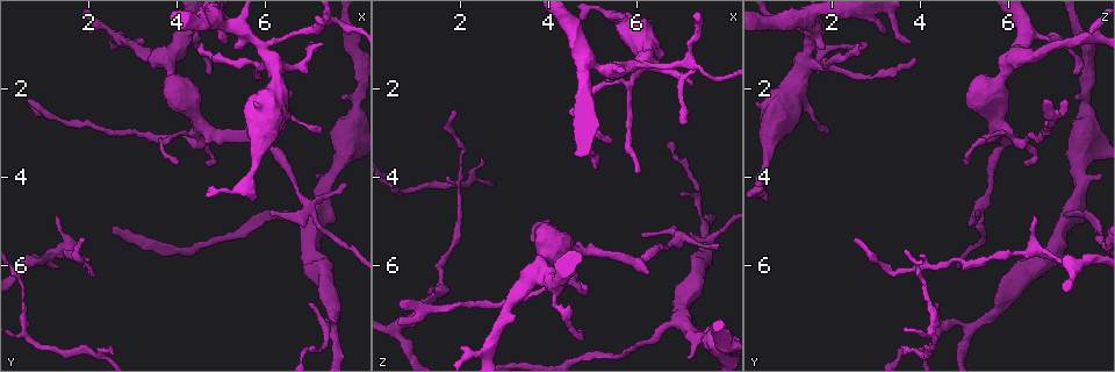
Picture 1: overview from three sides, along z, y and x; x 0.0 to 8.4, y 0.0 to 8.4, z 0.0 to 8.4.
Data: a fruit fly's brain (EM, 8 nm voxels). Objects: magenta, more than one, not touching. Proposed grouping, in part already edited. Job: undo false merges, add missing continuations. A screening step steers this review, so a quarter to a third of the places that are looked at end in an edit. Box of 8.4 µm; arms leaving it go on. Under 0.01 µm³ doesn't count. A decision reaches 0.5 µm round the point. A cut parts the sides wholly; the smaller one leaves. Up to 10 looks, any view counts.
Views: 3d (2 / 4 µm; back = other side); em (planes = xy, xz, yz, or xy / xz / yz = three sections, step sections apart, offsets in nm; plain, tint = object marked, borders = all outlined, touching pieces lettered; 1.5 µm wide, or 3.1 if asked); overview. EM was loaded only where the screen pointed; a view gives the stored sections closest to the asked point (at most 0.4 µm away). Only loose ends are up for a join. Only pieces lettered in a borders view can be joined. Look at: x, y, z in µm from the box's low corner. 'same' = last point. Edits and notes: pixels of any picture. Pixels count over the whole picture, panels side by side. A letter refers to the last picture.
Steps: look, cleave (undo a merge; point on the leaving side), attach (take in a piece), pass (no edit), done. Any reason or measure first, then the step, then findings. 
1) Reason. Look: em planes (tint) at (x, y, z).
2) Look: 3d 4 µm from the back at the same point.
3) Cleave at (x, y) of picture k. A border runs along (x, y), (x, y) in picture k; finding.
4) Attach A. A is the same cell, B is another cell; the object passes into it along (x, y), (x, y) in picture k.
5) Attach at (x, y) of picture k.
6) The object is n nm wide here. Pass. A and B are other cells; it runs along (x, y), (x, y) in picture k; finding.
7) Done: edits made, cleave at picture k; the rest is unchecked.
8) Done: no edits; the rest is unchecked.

Thin end. Look: 3d 2 µm at (1.30, 4.90, 6.55).

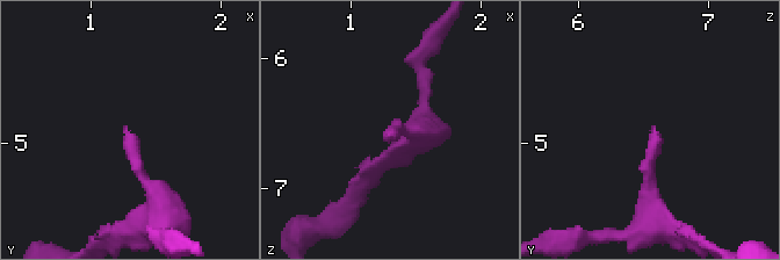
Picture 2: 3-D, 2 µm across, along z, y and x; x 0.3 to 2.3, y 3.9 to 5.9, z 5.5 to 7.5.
Now the EM. Look: em planes (borders) at (1.26, 4.90, 6.60).

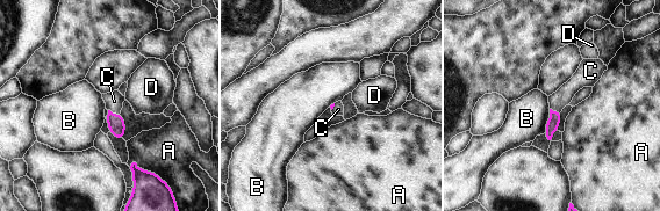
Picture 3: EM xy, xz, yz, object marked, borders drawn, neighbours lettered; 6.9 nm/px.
The longest contact is with A, 200 nm. Attach C. C is the same cell, A, B and D are other cells; the object passes into it along (117, 131), (114, 114), (114, 101) in picture 3; it goes on there.

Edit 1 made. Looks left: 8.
Redraw. Look: overview.

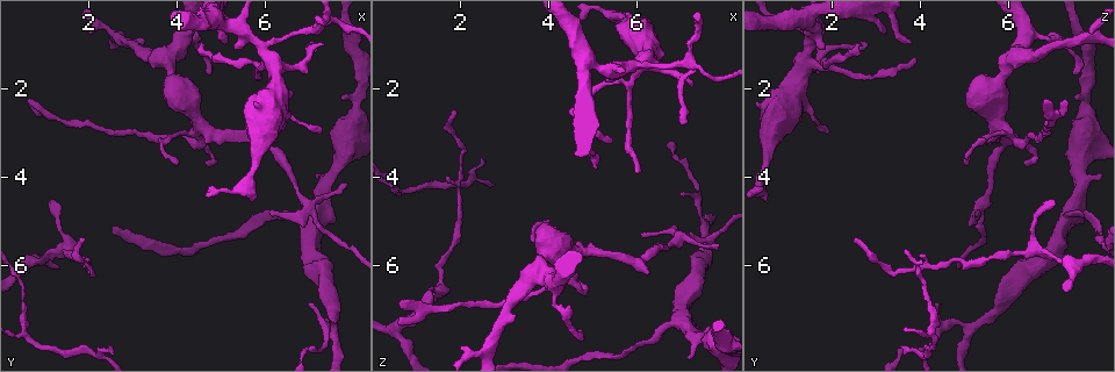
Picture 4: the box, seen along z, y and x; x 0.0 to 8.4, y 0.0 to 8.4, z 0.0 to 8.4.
Three arms meet. Look: 3d 2 µm from the back at (4.05, 3.10, 6.45).

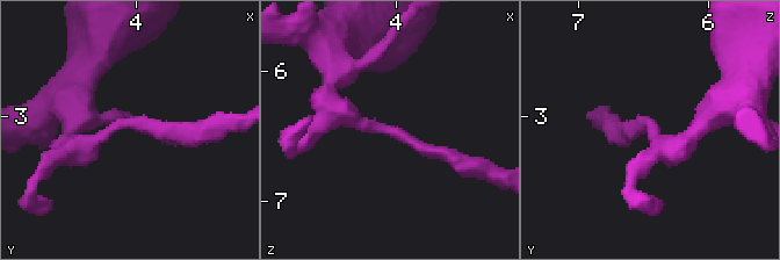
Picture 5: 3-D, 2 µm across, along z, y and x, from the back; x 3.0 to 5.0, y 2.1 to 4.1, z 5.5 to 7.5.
3 arms meet here; the arms are 160, 170, 300 nm wide. Look: em xz step 4 (tint) at (4.12, 3.04, 6.40).

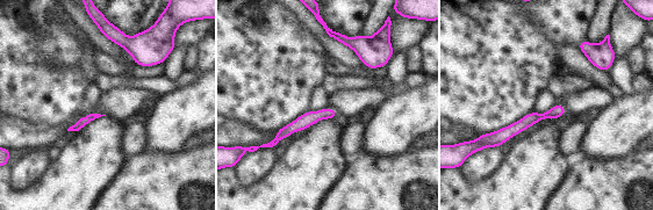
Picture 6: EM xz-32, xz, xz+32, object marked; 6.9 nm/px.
Another direction. Look: em planes (borders) at the same point.

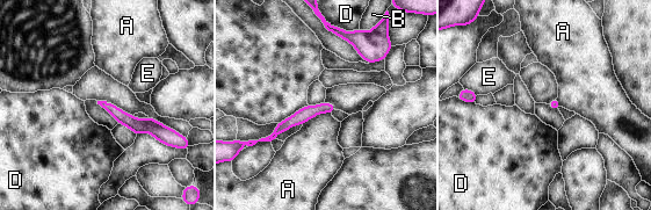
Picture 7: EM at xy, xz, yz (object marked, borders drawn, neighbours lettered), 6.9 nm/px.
The object is 80 nm wide here. Pass. A, B, D and E are other cells; all the same cell.

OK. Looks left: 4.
Thin end. Look: em planes (tint) at (4.70, 1.70, 7.55).

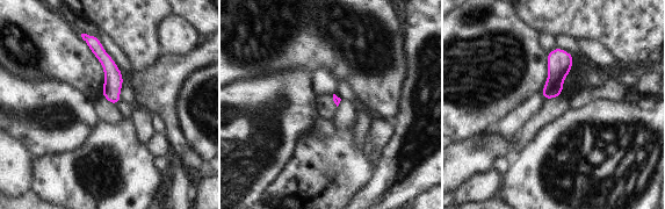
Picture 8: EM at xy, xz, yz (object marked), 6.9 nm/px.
Look: em planes (borders) at the same point.

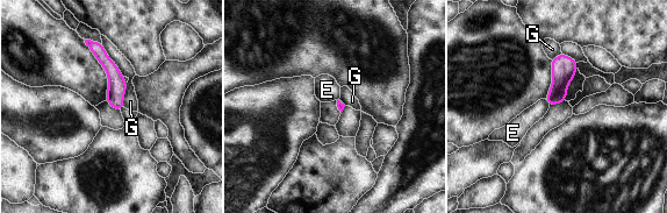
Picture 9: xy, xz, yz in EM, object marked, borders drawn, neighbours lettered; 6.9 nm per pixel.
Pass. E and G are other cells; it runs along (91, 44), (115, 77), (117, 107) in picture 9; no lettered piece goes on from it.

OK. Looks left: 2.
An open end. Look: em xy step 4 (borders) at (4.60, 1.00, 2.65).

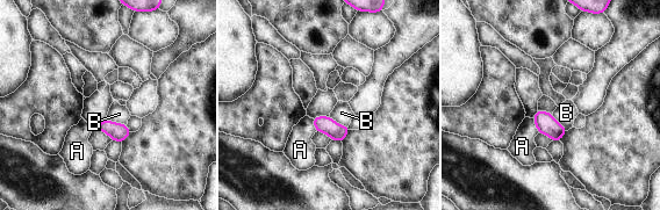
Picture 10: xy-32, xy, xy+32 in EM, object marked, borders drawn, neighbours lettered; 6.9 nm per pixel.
Another direction. Look: em planes (borders) at the same point.

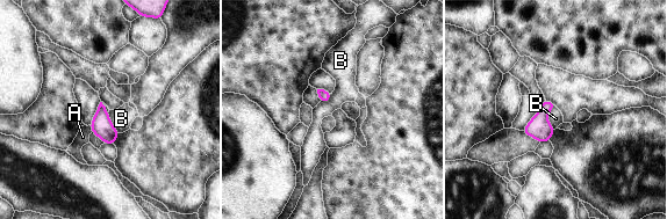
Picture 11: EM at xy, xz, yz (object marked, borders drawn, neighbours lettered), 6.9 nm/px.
Pass. A and B are other cells; a border runs along (554, 106), (547, 115), (554, 129) in picture 11; none of them fits.

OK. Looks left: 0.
Done: edits made, attach at picture 3; the rest is unchecked.

